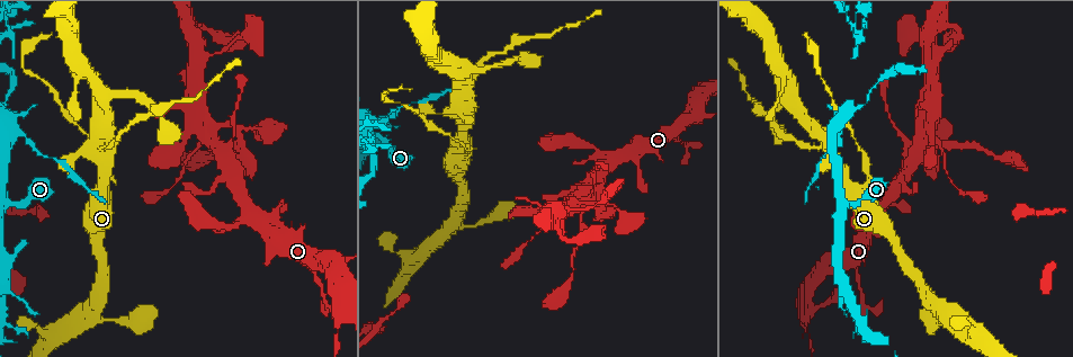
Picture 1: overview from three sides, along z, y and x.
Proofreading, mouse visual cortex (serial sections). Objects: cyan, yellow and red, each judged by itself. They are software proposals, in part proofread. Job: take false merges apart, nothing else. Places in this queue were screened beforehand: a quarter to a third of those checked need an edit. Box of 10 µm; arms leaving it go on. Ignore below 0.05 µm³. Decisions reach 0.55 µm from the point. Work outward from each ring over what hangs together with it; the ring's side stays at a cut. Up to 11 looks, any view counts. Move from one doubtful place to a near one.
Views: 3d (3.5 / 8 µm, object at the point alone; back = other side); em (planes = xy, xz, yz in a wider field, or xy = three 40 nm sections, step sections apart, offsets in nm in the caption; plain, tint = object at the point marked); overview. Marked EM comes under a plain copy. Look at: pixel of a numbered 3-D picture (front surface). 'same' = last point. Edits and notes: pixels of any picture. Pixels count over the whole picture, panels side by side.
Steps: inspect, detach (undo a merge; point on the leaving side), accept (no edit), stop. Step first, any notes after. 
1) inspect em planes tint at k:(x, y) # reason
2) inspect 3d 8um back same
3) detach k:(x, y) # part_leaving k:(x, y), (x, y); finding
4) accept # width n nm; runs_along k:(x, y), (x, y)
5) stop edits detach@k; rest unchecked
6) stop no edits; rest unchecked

inspect 3d 3.5um at 1:(111, 178) # narrows sharply

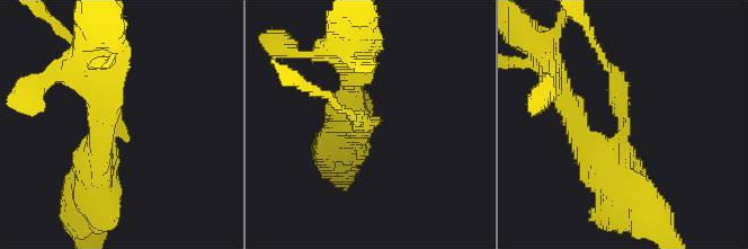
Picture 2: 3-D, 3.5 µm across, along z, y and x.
inspect em xy step 1 tint at 2:(368, 123) # need the tissue

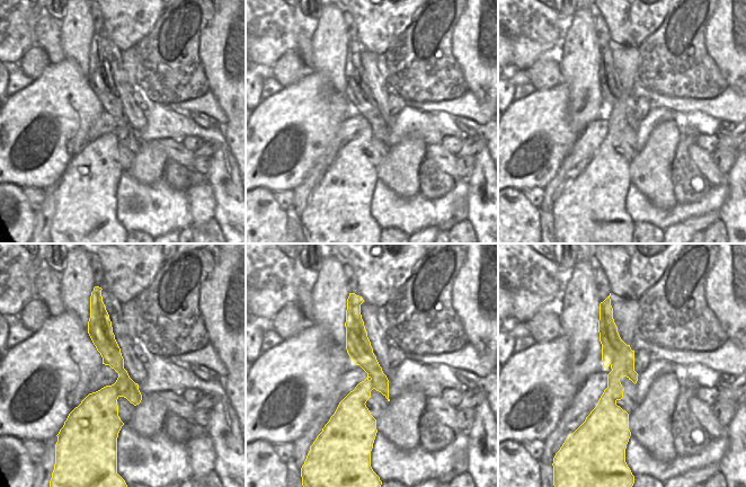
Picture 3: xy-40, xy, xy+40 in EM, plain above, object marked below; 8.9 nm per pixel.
detach 2:(614, 77) # arm_widths 200, 600 nm; a second cell is stuck on

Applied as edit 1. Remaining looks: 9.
inspect overview

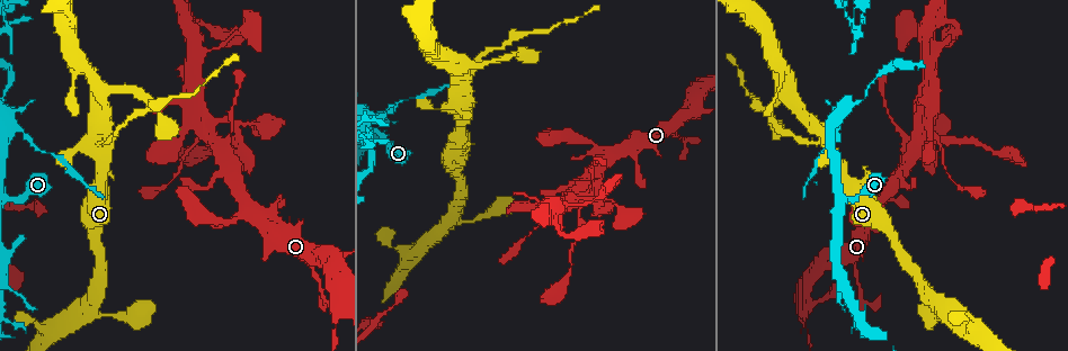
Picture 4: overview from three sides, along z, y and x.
inspect 3d 3.5um at 4:(23, 132) # thick turns thin

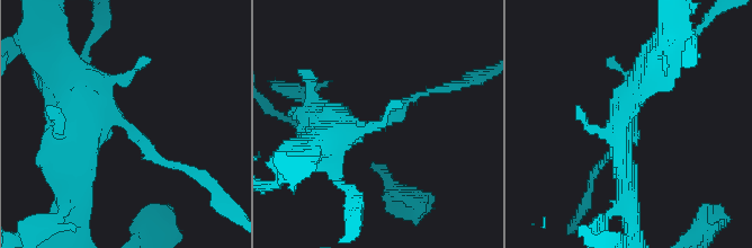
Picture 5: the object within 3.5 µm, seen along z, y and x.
inspect em xy step 1 tint at 5:(129, 128)

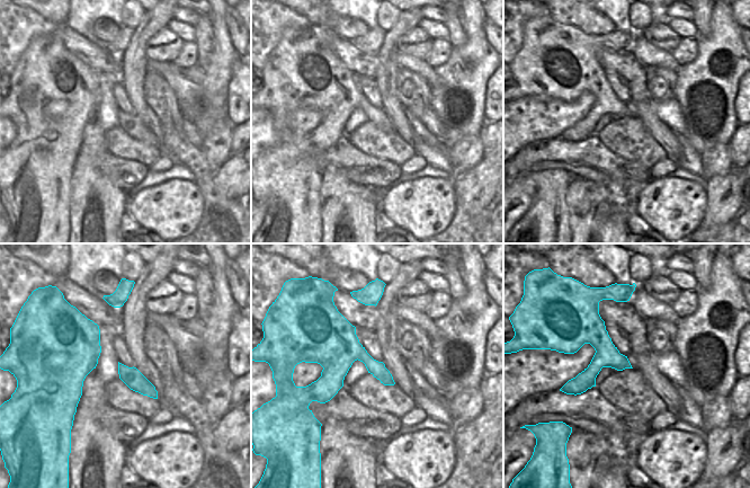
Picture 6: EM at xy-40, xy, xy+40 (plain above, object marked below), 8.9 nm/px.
inspect em xy step 3 tint same # cut it another way

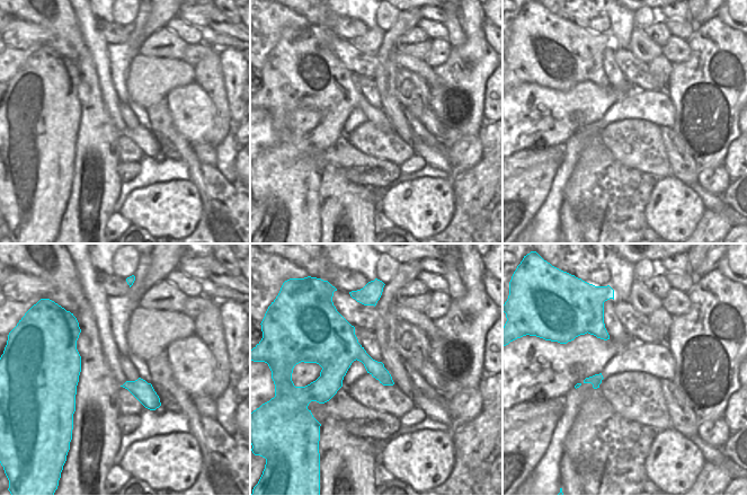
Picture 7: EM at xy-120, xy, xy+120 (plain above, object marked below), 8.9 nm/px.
detach 5:(152, 153) # part_leaving 5:(127, 129), (166, 164), (197, 170), (211, 187); a second cell is stuck on

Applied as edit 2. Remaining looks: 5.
inspect overview

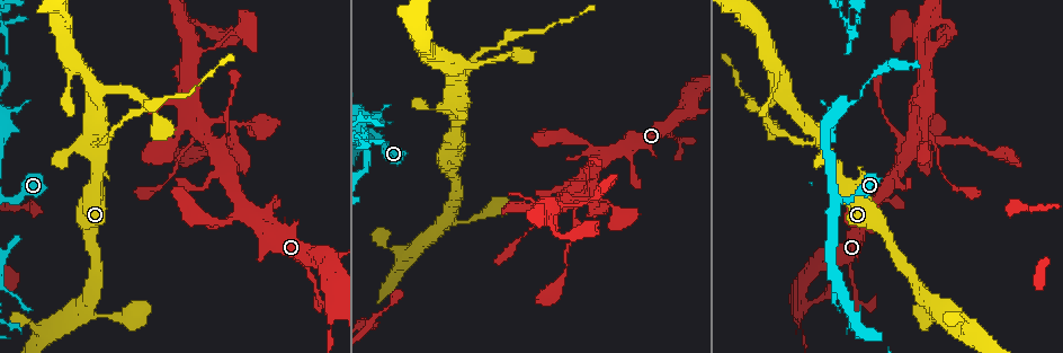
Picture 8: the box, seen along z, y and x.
inspect em xy step 2 tint at 8:(910, 33) # thick turns thin

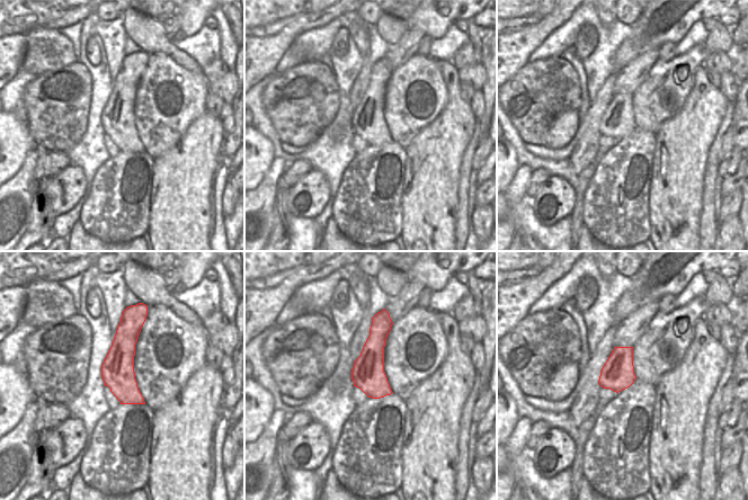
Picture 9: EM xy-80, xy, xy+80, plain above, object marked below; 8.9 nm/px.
inspect 3d 3.5um same # see where the arms go

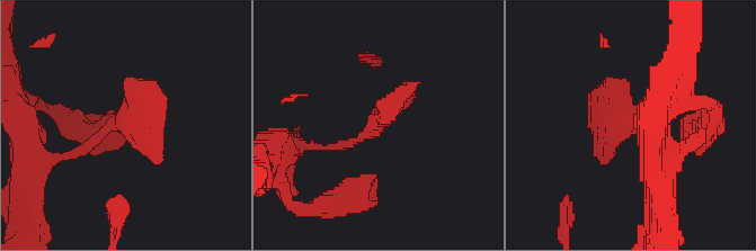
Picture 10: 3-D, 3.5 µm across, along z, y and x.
accept # runs_along 10:(53, 158), (118, 124), (139, 92), (160, 96); one cell here

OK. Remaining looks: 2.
inspect 3d 3.5um back at 8:(233, 130) # three-way junction

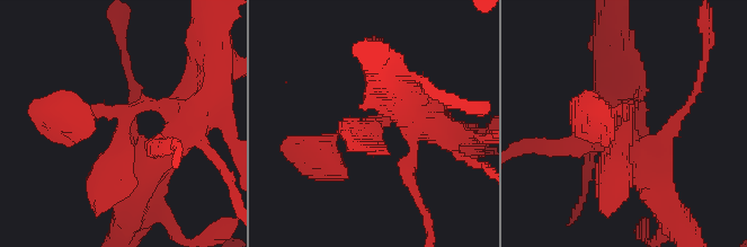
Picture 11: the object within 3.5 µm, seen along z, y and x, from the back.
inspect em xy step 3 tint at 11:(378, 121)

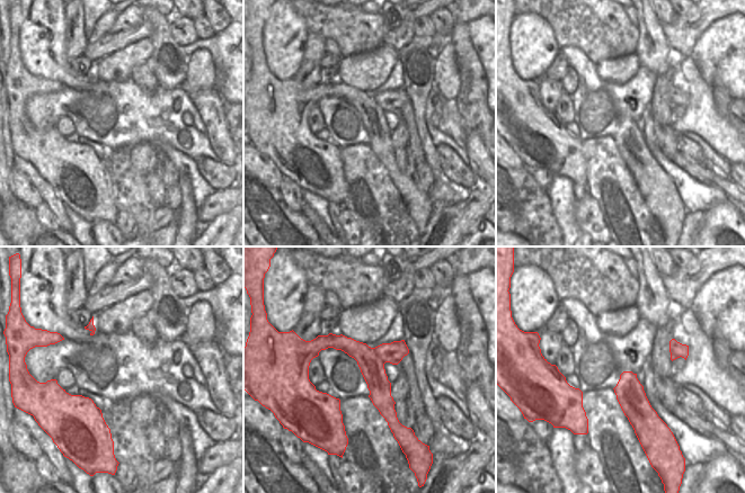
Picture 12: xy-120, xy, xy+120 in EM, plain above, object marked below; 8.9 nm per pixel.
accept # arm_widths 200, 300, 300 nm; all the same cell

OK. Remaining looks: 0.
stop edits detach@2, detach@5; rest unchecked

